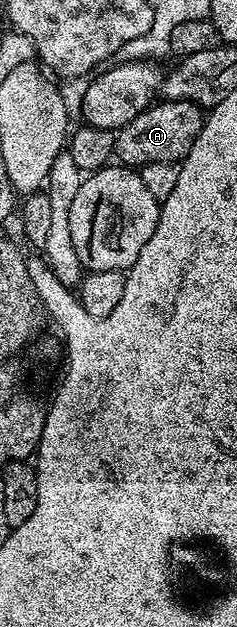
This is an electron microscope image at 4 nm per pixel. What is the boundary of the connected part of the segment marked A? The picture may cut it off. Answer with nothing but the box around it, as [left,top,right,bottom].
[115,99,204,167]

